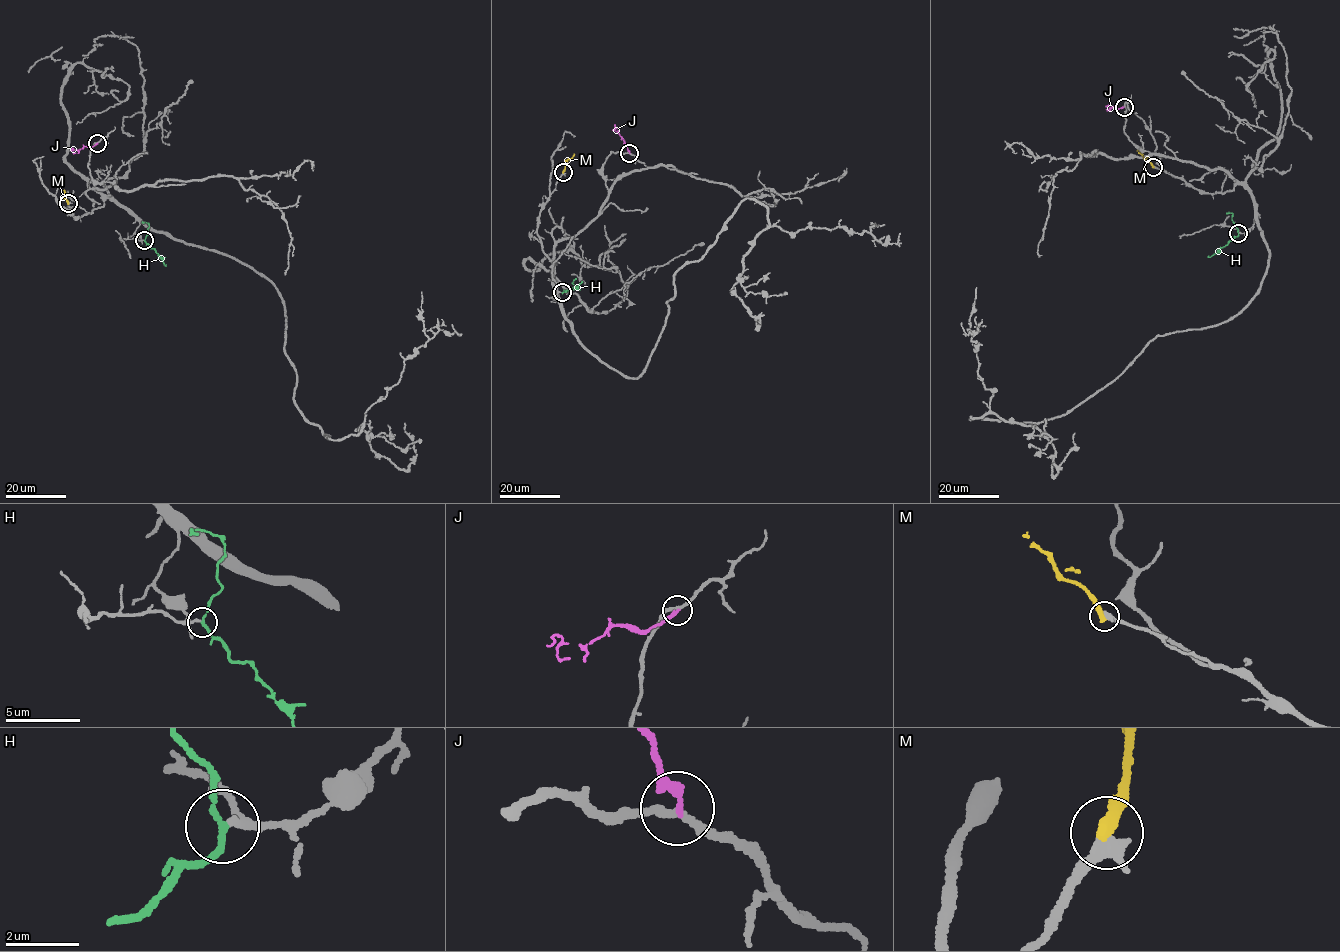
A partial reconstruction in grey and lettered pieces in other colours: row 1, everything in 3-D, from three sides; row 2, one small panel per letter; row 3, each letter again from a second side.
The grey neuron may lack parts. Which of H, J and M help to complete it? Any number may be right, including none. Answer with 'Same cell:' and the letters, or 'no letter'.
Same cell: H

